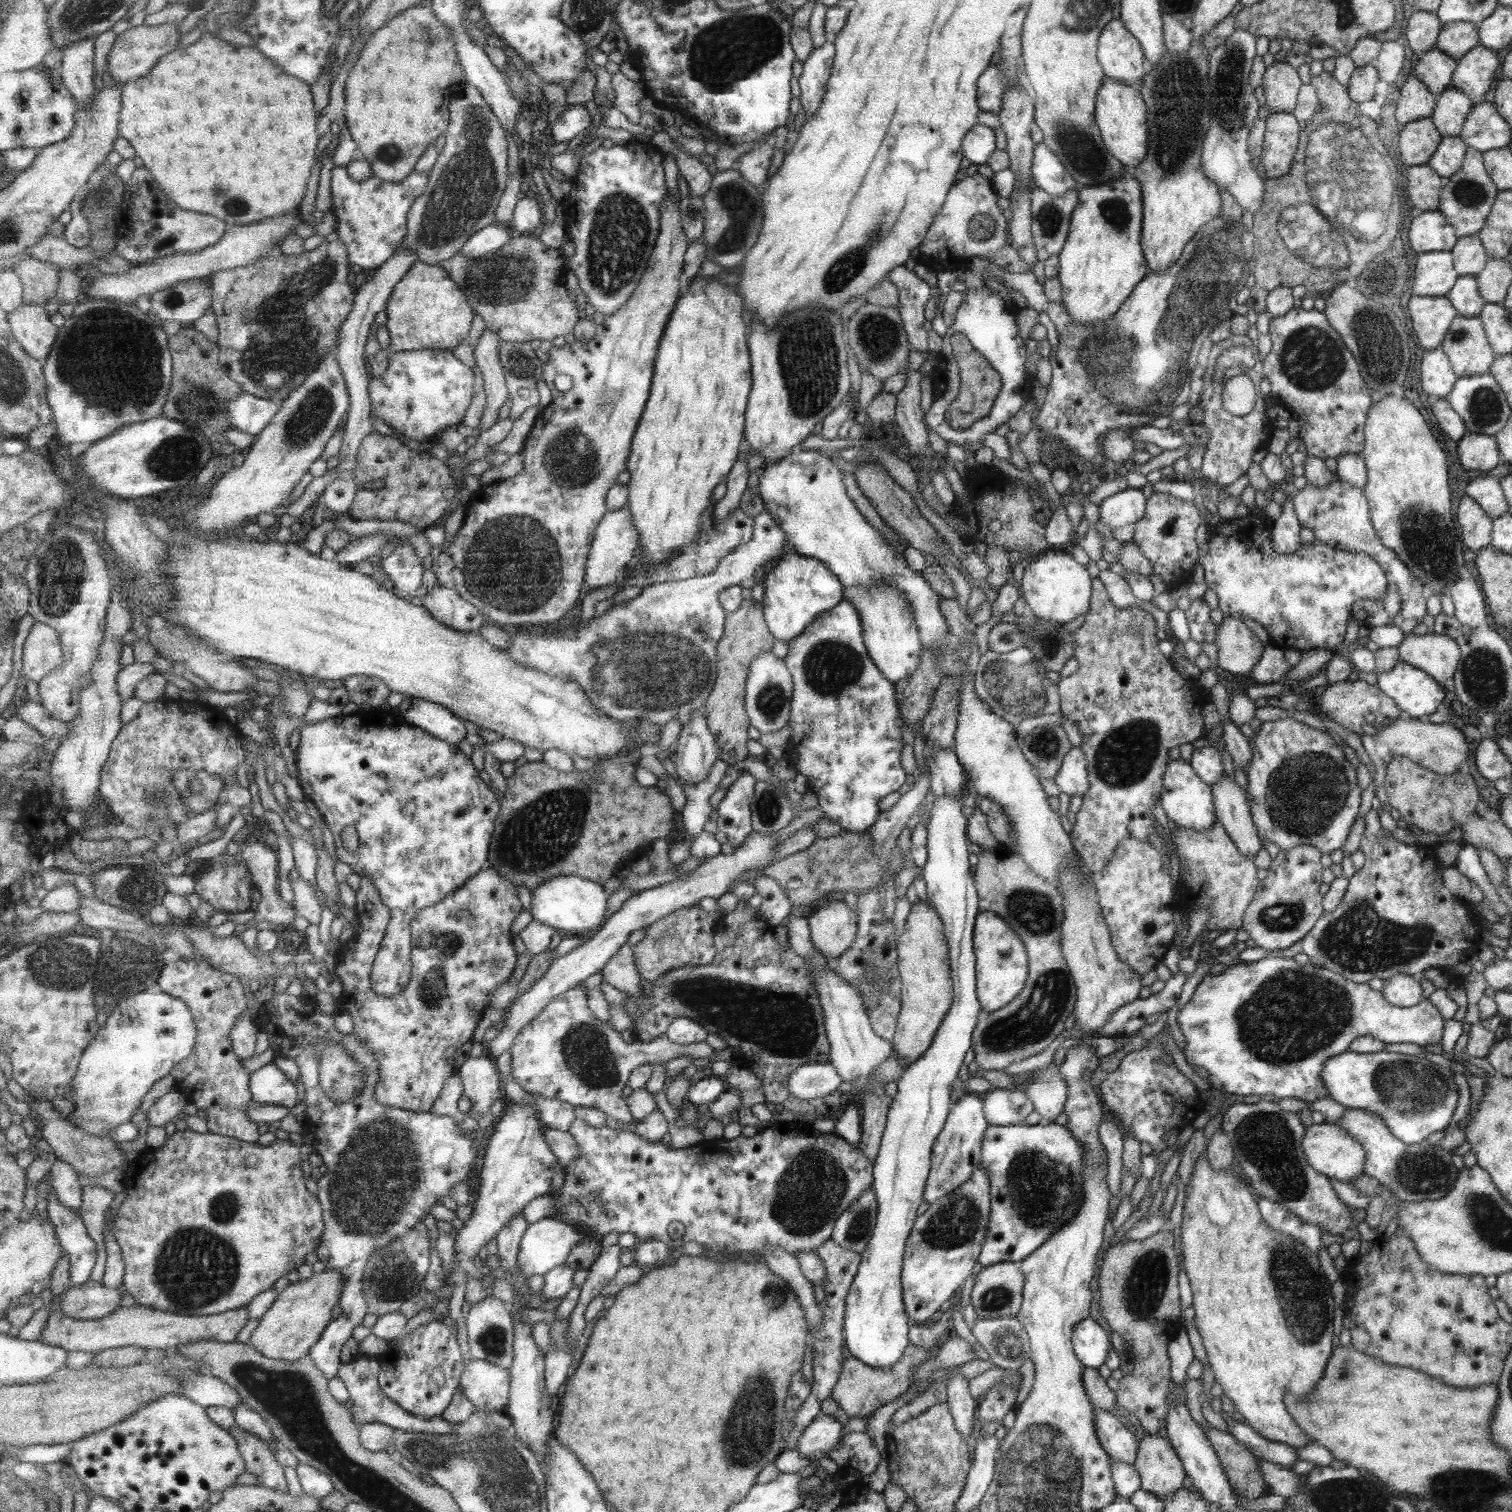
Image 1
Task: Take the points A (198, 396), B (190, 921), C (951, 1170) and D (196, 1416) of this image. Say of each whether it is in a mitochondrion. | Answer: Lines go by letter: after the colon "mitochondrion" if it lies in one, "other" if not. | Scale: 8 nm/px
A: mitochondrion
B: other
C: mitochondrion
D: other

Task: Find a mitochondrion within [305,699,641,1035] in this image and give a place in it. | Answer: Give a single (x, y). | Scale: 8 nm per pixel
(540, 834)

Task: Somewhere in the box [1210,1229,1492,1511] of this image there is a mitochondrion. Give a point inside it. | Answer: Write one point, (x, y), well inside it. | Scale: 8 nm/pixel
(1306, 1318)

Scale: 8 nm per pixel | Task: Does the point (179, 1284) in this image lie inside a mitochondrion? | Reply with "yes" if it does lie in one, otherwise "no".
yes

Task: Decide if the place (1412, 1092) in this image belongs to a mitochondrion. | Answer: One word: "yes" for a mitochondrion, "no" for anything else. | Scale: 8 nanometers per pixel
yes

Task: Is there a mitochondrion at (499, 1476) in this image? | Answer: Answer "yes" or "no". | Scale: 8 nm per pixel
yes

